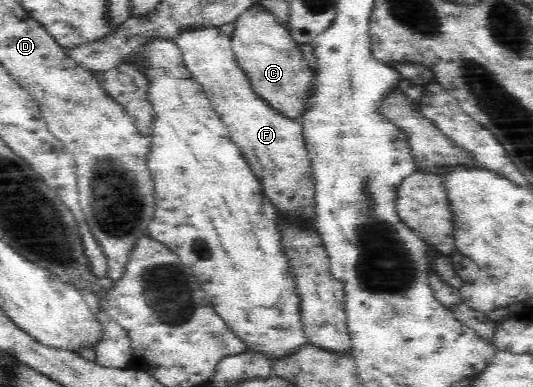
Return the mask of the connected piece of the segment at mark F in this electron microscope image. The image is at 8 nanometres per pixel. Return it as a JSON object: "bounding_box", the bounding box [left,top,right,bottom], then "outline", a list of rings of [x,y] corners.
{"bounding_box":[175,28,318,235],"outline":[[[217,28],[197,29],[197,31],[182,33],[175,44],[180,49],[180,57],[187,72],[191,74],[191,78],[210,100],[212,107],[226,126],[231,142],[237,145],[250,165],[252,172],[259,178],[263,186],[263,193],[275,207],[279,220],[283,224],[292,225],[292,227],[298,229],[299,232],[306,233],[306,235],[309,235],[310,232],[318,232],[313,162],[311,156],[309,156],[309,148],[307,148],[302,123],[281,116],[280,113],[269,108],[253,92],[247,75],[243,72],[235,57],[231,35],[229,36]]]}

